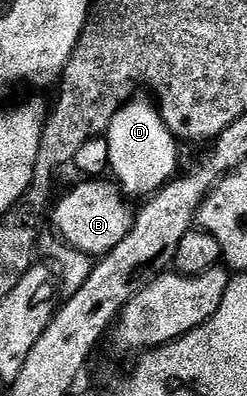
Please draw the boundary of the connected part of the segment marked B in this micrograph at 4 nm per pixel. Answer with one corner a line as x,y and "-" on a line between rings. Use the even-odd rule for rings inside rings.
86,178
82,182
53,201
54,228
58,231
57,239
65,247
74,248
91,258
101,258
128,238
136,212
125,204
127,201
120,195
117,183
106,178

